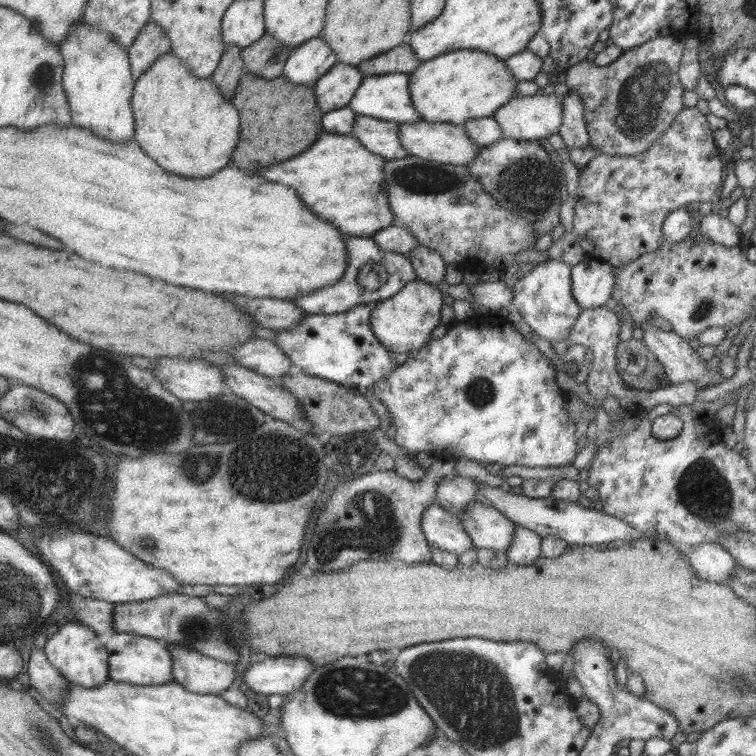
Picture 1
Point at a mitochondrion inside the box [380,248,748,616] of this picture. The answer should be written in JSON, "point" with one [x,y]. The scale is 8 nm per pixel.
{"point":[702,490]}

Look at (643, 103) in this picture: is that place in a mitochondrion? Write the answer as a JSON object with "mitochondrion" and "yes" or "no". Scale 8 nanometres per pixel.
{"mitochondrion":"yes"}

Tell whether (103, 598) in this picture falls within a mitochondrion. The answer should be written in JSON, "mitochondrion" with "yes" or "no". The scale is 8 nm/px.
{"mitochondrion":"no"}

